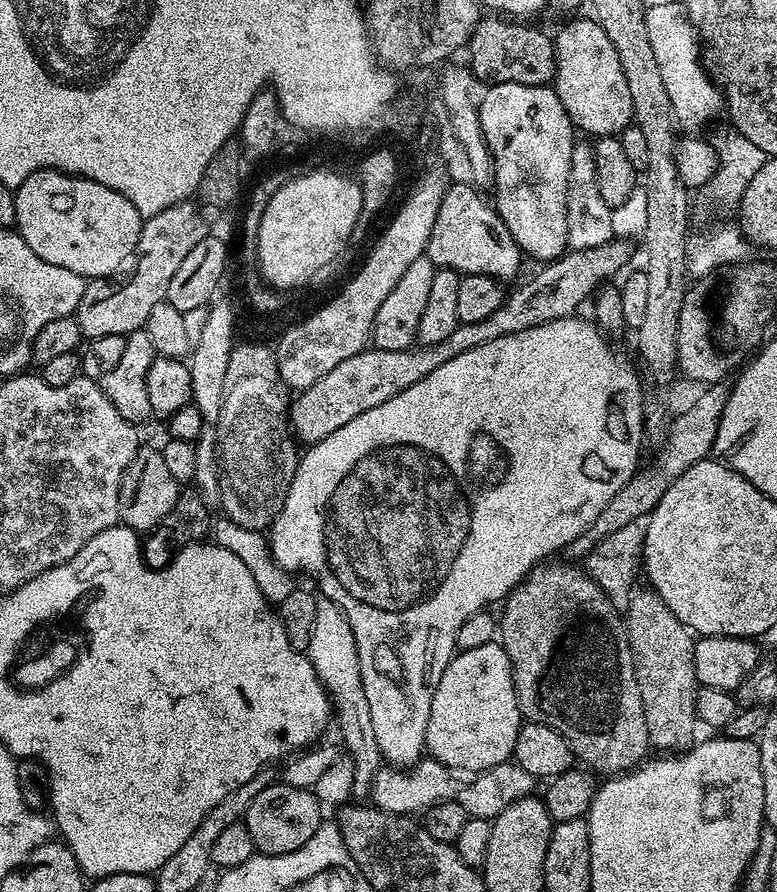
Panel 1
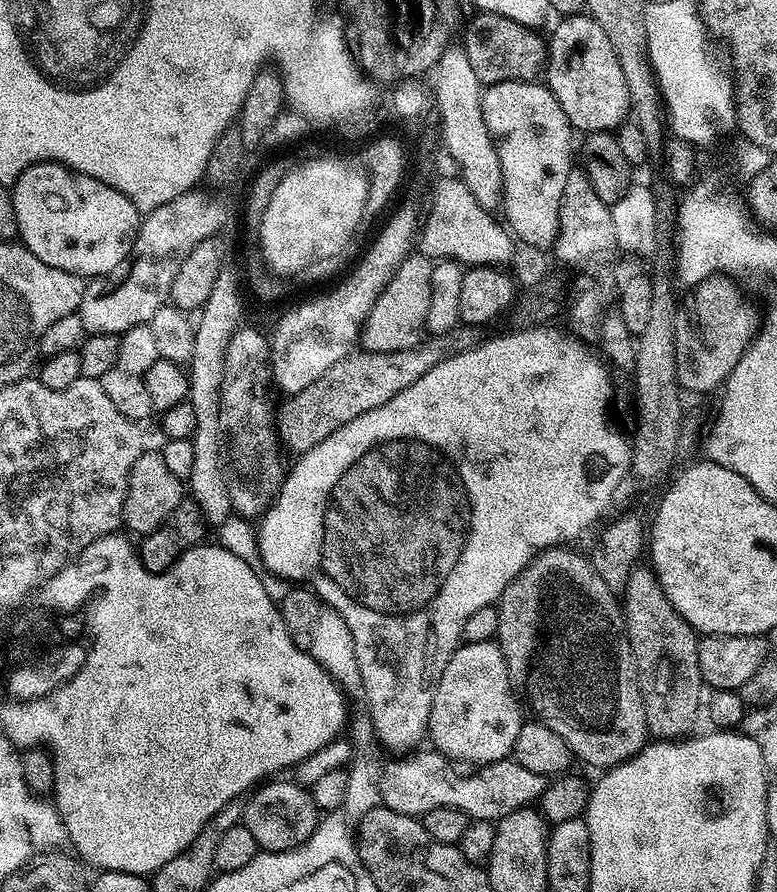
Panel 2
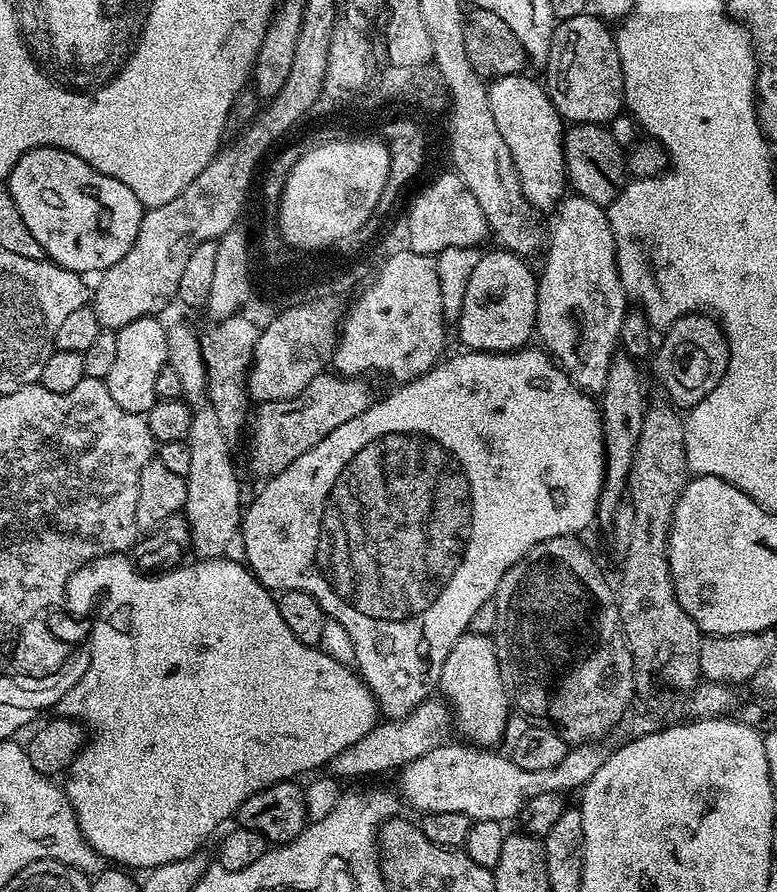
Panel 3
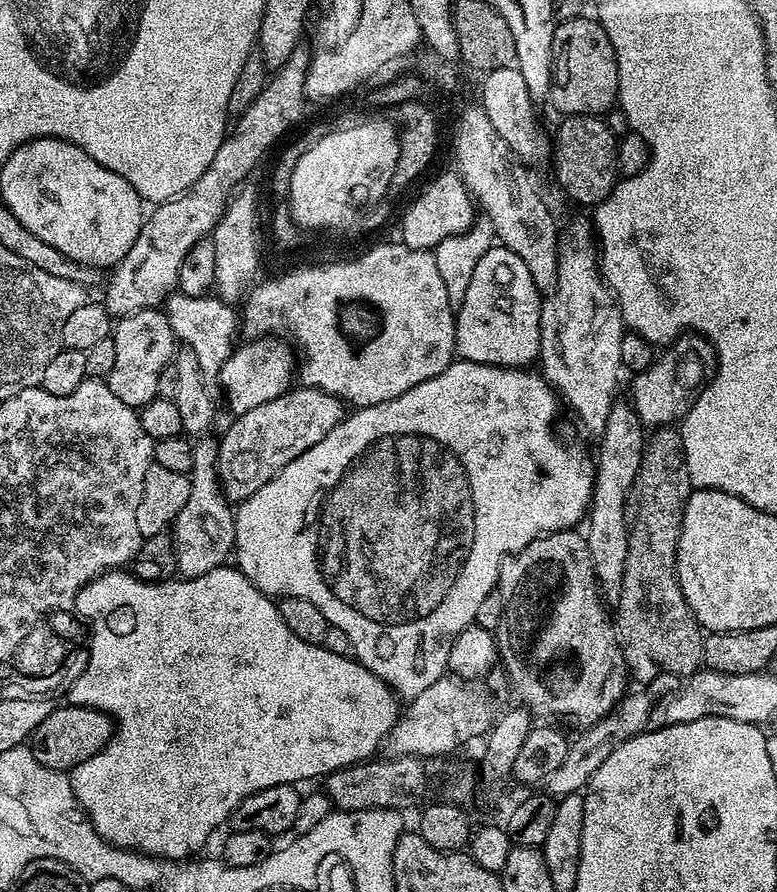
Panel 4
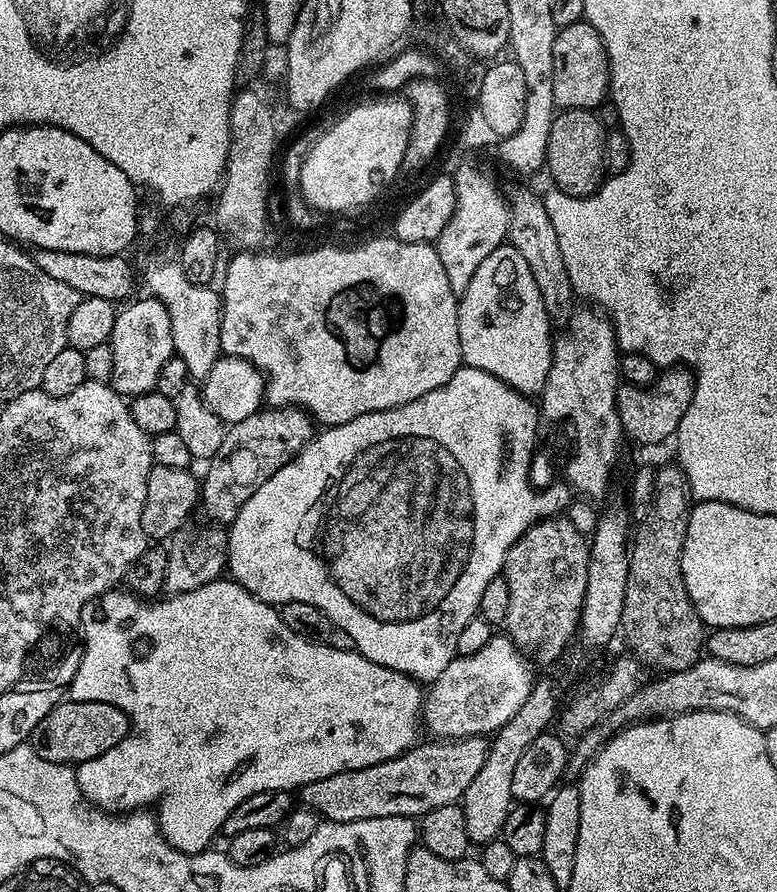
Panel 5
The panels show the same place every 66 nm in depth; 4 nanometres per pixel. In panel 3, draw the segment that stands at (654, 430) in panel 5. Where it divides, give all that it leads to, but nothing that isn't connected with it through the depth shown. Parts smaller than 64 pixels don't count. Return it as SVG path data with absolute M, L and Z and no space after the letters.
M689 314L679 316L671 326L663 333L664 341L659 341L654 355L651 357L650 364L653 364L652 372L656 375L658 383L664 387L664 392L669 401L677 409L690 410L702 398L722 382L722 374L726 374L728 369L728 340L725 338L723 331L715 319L708 314Z

